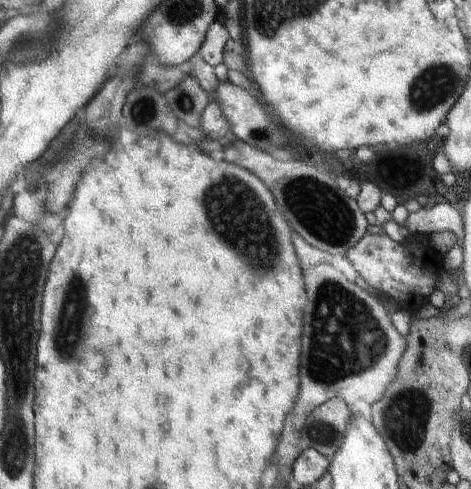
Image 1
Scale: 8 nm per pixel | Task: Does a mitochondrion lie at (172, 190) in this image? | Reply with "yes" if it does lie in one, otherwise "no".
no

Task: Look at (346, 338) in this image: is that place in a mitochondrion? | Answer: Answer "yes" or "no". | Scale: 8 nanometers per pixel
yes

